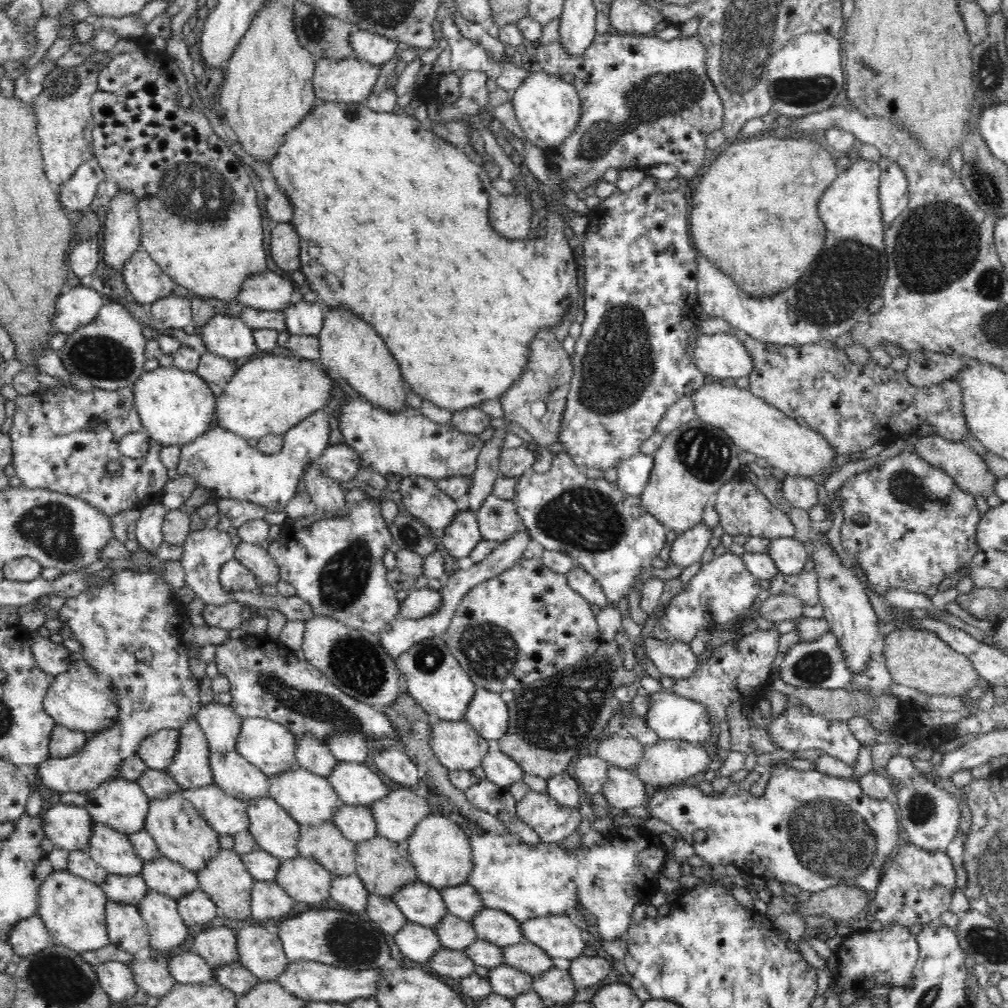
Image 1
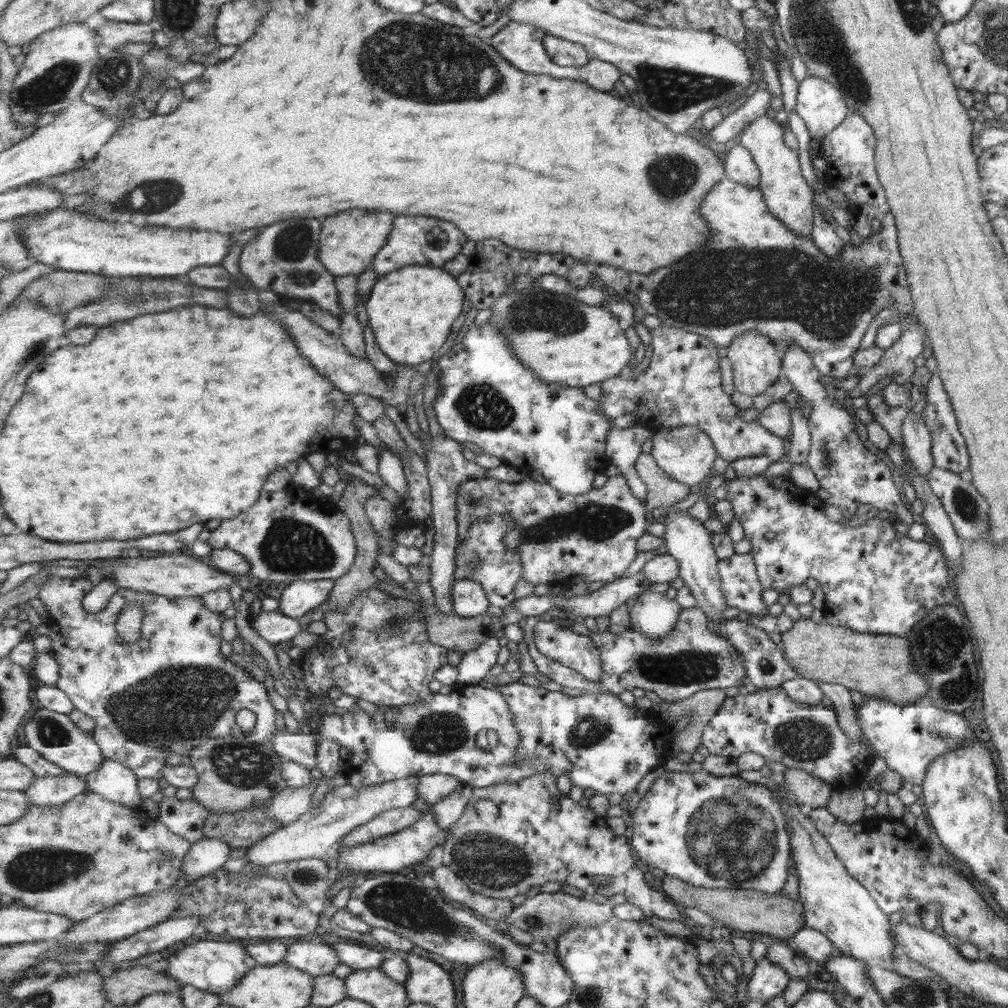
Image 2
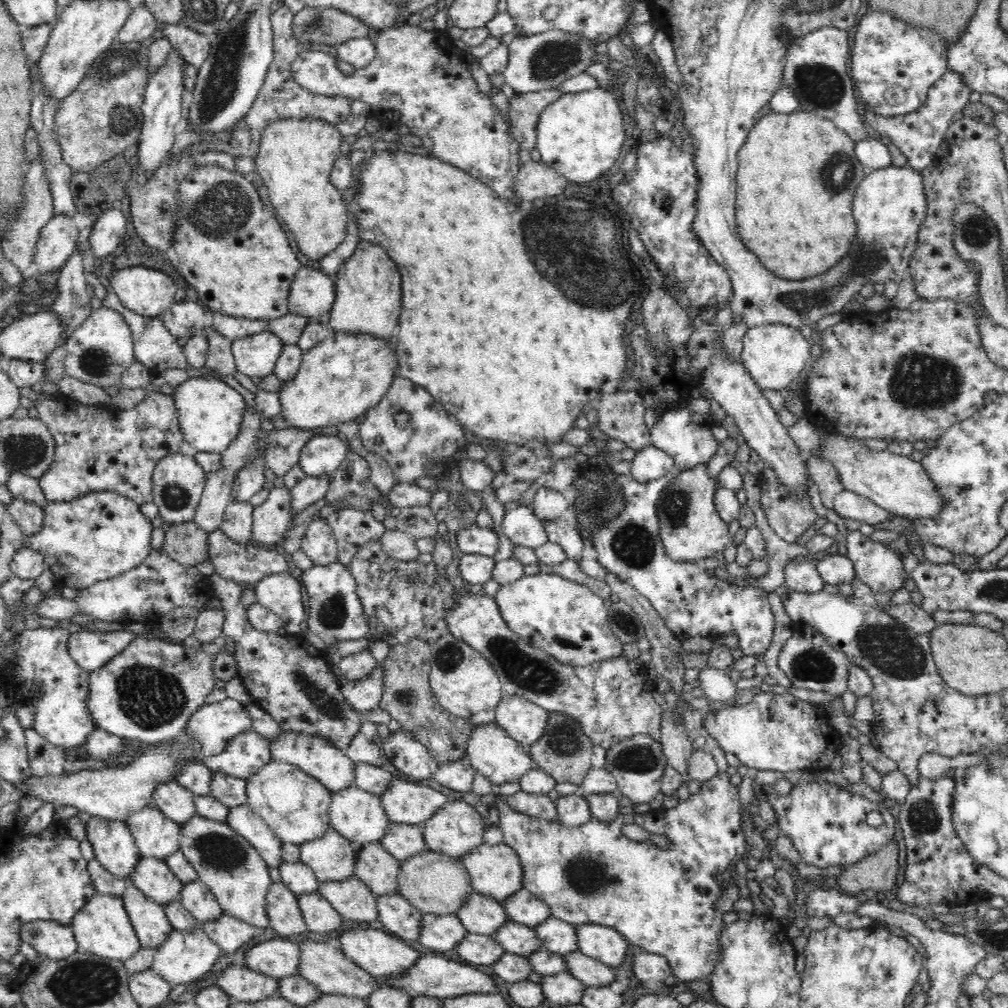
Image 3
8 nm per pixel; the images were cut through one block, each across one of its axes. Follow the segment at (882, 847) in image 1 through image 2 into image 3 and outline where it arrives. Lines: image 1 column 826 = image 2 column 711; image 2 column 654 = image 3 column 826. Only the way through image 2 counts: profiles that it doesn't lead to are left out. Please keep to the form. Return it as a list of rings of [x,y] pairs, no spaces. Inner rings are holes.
[[[800,782],[792,785],[786,796],[776,791],[770,794],[768,802],[774,808],[780,832],[791,839],[802,861],[818,868],[831,865],[846,868],[894,837],[896,821],[884,805],[828,782]],[[874,810],[882,814],[880,826],[870,826],[866,822],[868,814]]]

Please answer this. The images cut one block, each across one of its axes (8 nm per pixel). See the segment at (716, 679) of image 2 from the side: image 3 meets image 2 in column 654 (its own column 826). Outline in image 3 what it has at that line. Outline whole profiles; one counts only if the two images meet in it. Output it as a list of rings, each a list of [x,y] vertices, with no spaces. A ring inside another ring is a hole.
[[[804,624],[797,626],[778,658],[778,668],[786,674],[792,686],[824,691],[834,696],[842,696],[848,690],[850,663],[848,657],[830,646],[818,630]]]

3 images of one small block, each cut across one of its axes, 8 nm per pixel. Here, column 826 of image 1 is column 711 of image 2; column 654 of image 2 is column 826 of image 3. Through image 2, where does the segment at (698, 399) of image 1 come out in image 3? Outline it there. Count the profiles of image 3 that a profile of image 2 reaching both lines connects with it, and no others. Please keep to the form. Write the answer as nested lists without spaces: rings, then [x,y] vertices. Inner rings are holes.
[[[820,430],[820,437],[824,439],[822,457],[834,461],[842,475],[845,490],[856,492],[860,496],[867,496],[881,508],[890,513],[898,514],[910,521],[934,521],[941,516],[947,506],[947,499],[941,488],[932,481],[928,471],[921,462],[916,462],[909,456],[901,456],[888,450],[869,449],[856,437],[847,437],[840,433],[824,433]]]

